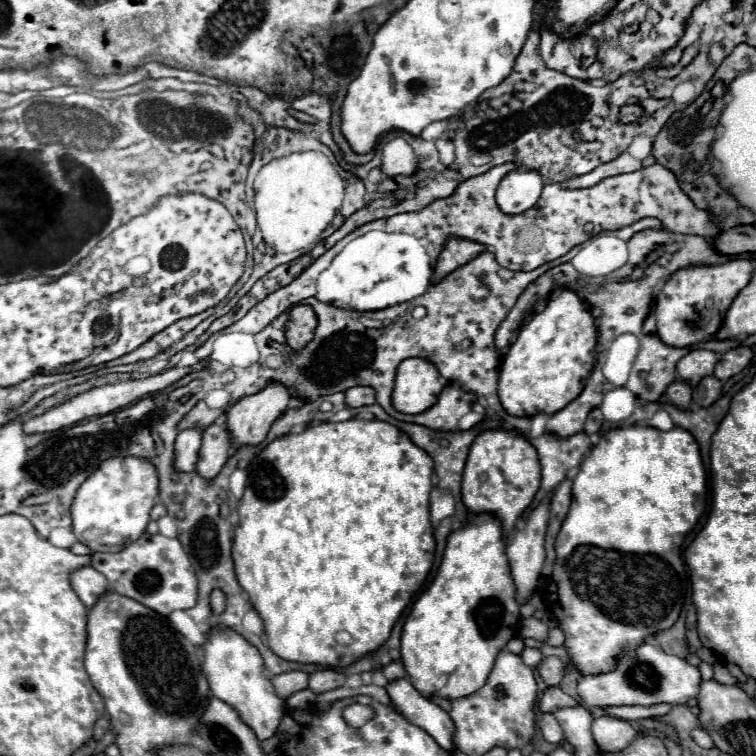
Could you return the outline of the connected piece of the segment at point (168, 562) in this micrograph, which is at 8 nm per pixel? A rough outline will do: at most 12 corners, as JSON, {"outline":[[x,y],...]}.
{"outline":[[144,533],[94,553],[112,591],[160,615],[196,605],[178,539]]}

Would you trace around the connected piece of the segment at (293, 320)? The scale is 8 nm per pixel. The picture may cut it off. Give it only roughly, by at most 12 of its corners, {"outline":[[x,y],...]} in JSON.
{"outline":[[306,305],[292,307],[286,339],[300,351],[312,339],[316,317]]}

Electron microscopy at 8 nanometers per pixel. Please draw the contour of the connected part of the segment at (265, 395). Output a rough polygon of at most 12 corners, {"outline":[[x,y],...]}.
{"outline":[[280,383],[244,397],[226,411],[236,447],[260,445],[286,411]]}

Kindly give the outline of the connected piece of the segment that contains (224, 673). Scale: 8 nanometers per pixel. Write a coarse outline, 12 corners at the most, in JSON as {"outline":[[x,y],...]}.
{"outline":[[212,629],[202,671],[260,741],[286,715],[256,647]]}

